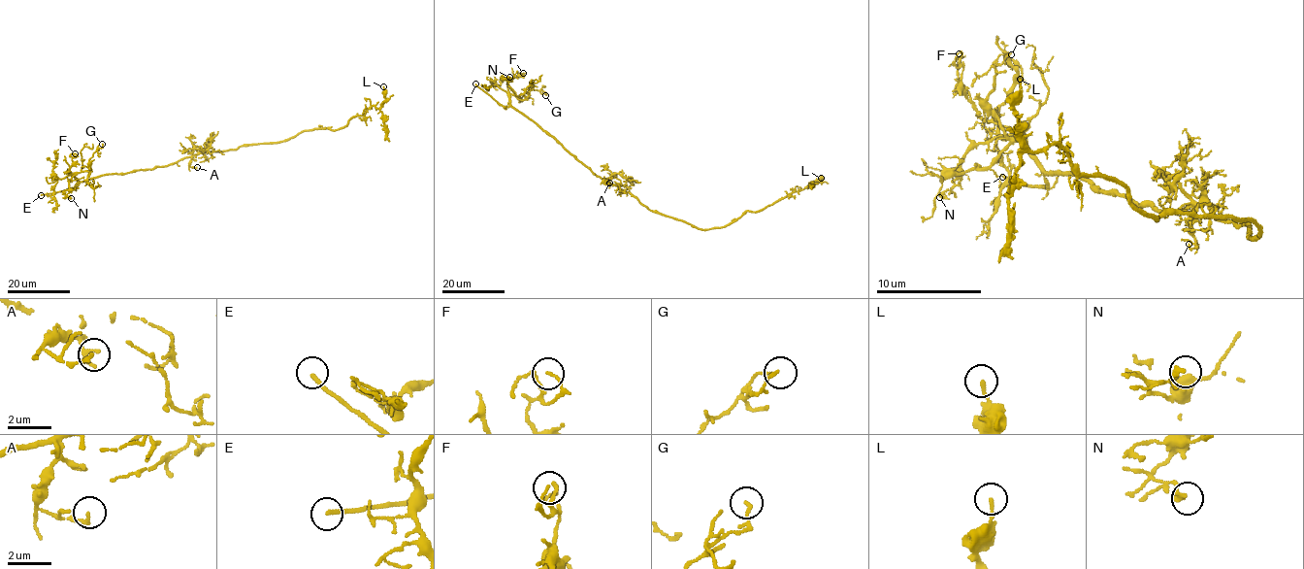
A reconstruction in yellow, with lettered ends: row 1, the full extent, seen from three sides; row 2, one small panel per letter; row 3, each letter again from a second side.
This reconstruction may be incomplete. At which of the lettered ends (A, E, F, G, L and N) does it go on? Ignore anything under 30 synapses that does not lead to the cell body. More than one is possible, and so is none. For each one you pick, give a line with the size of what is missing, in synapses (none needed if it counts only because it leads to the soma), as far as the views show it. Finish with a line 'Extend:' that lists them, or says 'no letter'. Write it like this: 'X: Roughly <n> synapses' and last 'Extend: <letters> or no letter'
Extend: E

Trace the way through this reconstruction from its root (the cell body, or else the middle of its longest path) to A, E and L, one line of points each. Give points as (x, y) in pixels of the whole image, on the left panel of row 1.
A: (229, 150), (199, 151), (189, 166), (197, 167)
E: (229, 150), (202, 151), (152, 168), (100, 175), (74, 187), (41, 195)
L: (229, 150), (281, 142), (305, 130), (342, 129), (353, 117), (373, 106), (380, 106), (384, 99), (383, 86)

